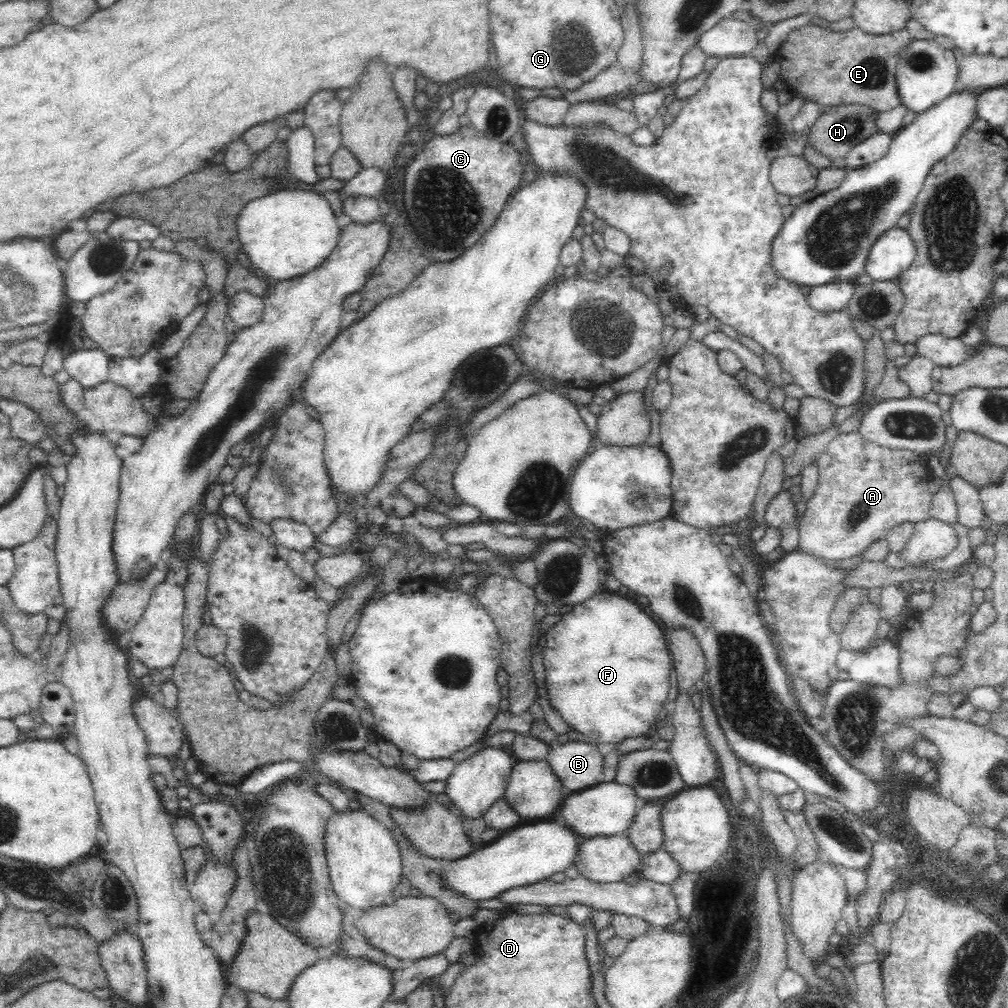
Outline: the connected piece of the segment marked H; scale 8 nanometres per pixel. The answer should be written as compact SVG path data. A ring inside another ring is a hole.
M859 104L835 105L835 109L821 114L816 119L808 134L808 142L816 150L816 153L820 152L831 162L831 166L836 159L844 159L854 146L864 142L870 134L879 132L874 125L874 116L878 113L868 106Z

